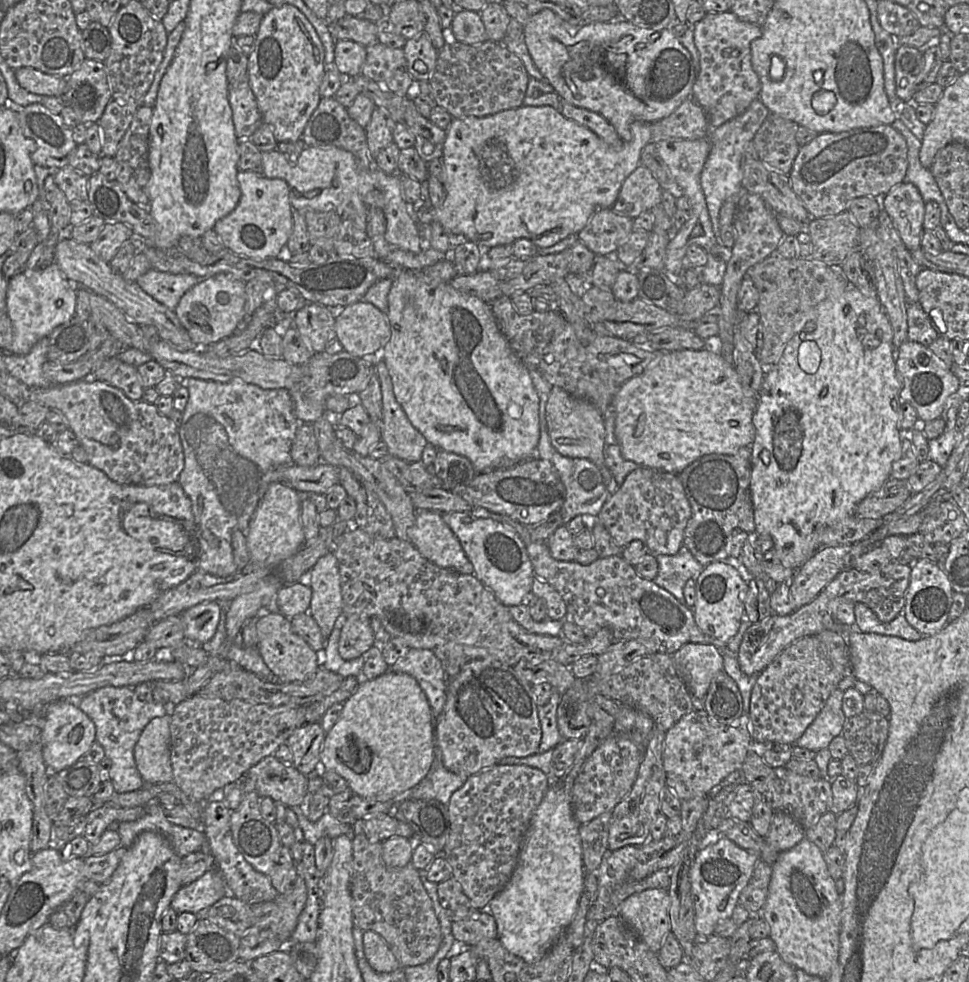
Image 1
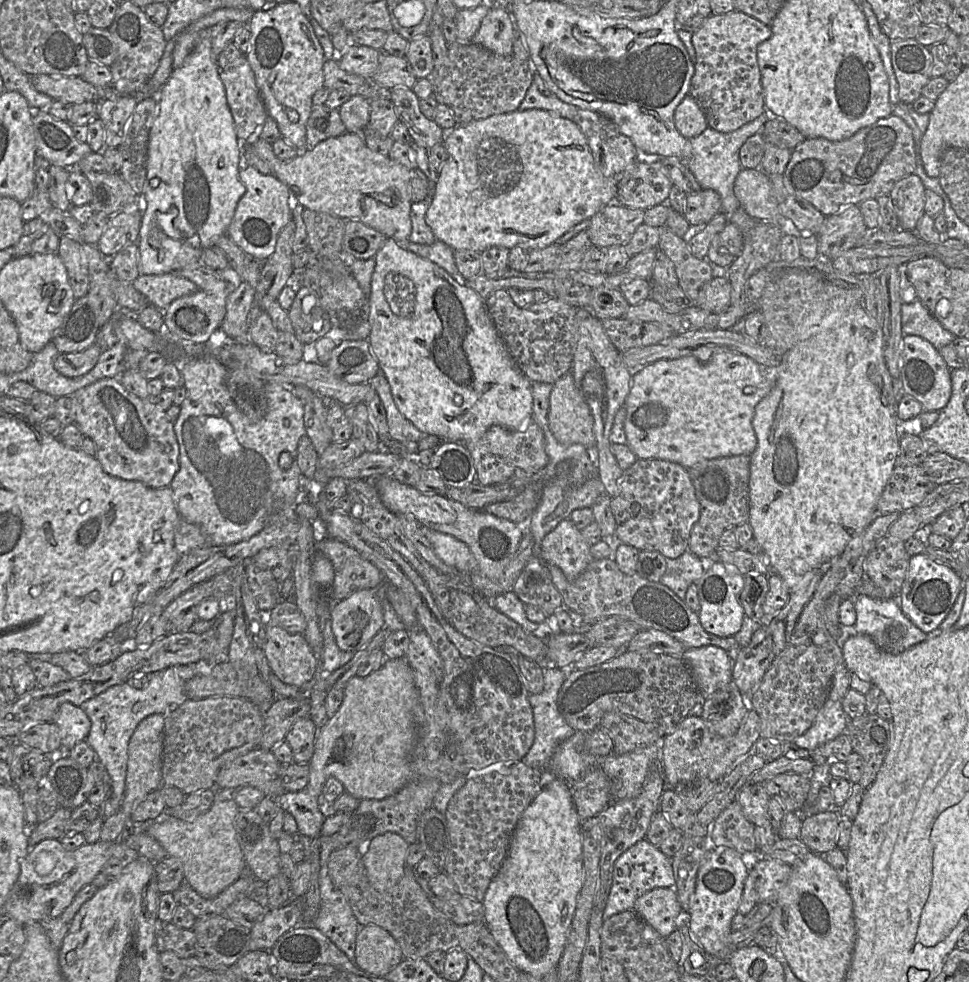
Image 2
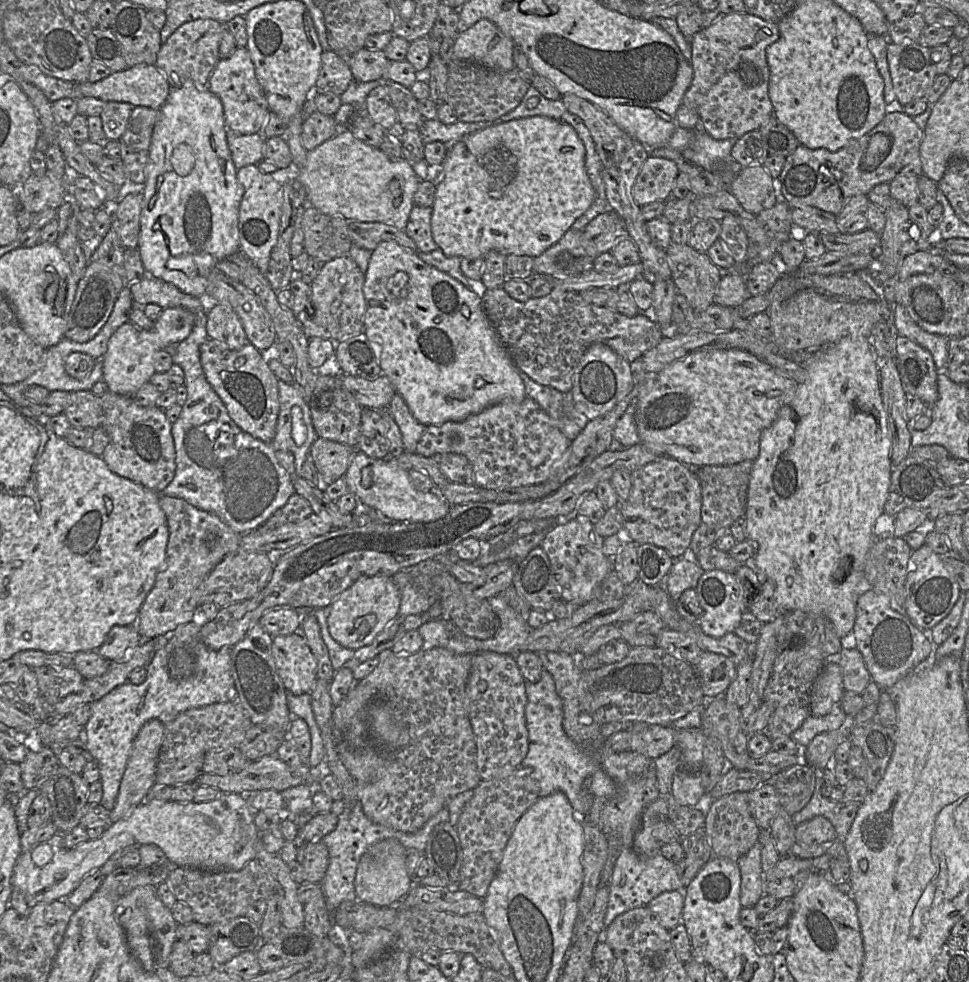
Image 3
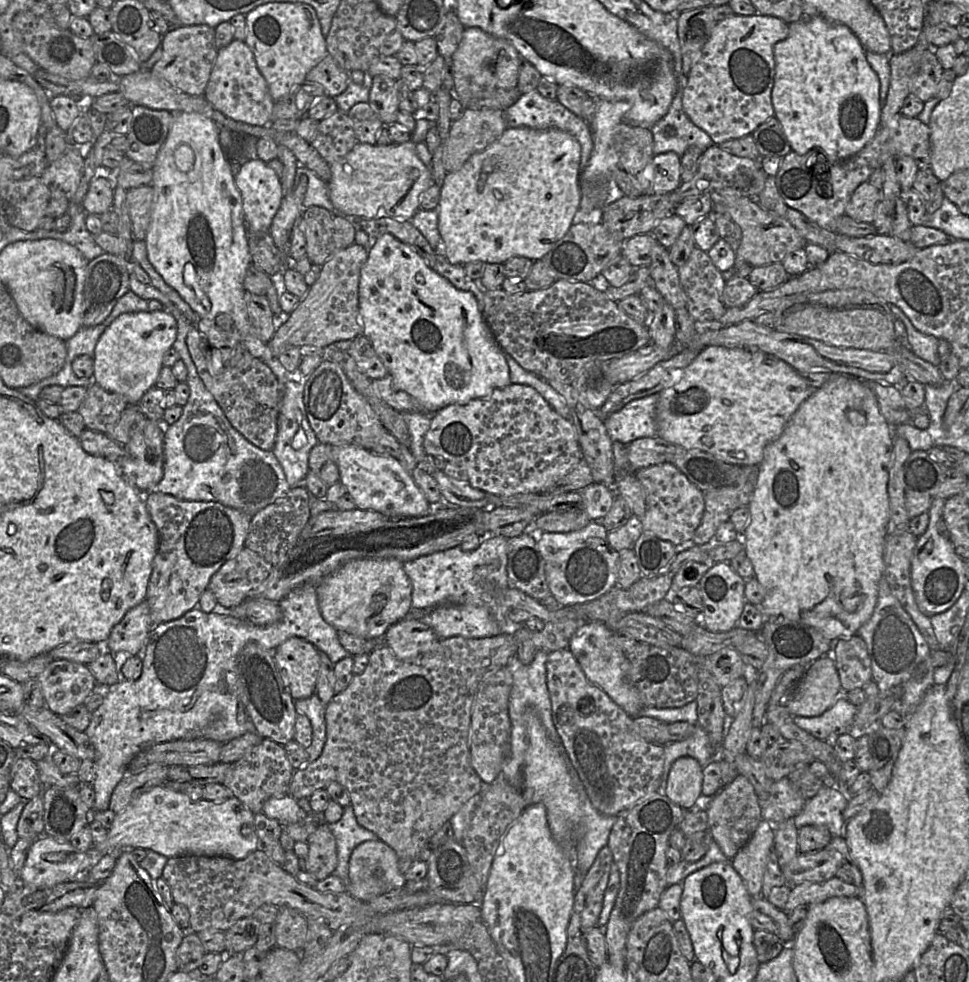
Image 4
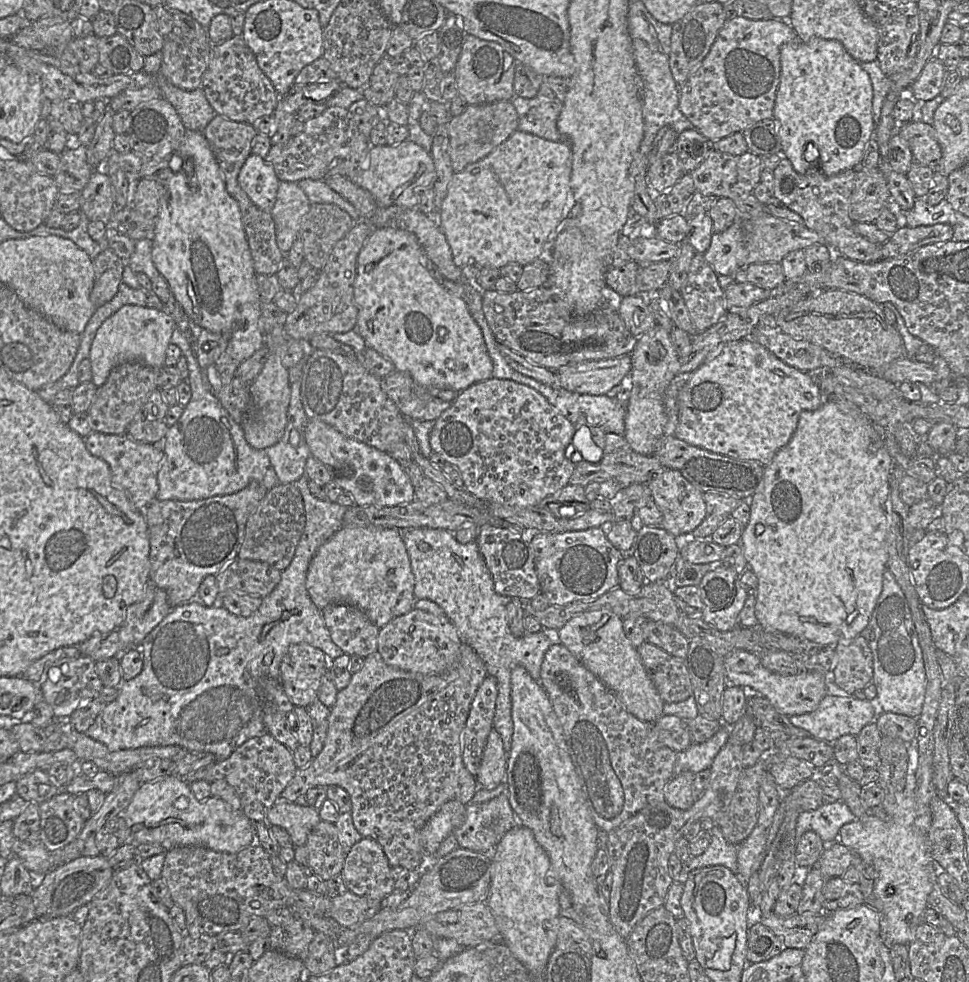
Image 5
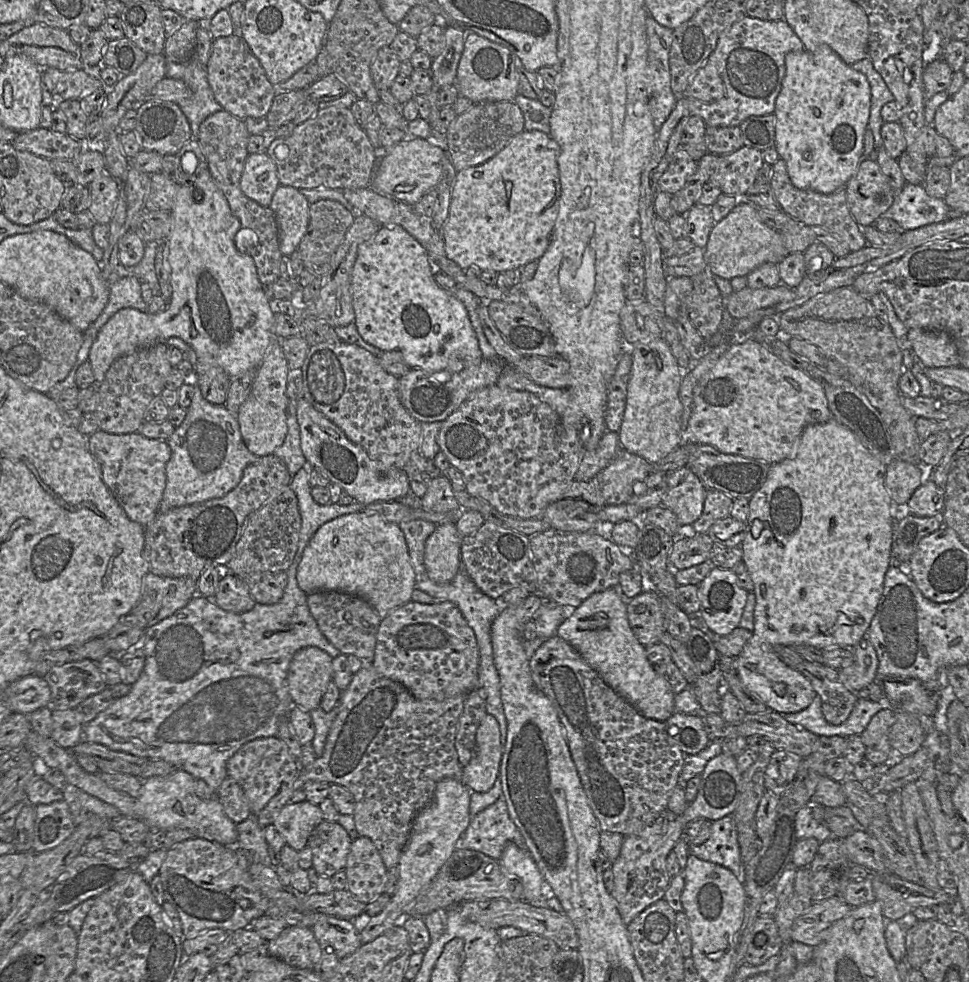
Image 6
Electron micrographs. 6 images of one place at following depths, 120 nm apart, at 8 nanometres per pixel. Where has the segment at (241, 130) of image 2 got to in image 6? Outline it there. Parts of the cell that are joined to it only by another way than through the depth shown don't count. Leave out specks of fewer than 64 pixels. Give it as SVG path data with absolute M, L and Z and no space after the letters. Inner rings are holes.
M238 31L227 37L213 39L207 75L215 100L223 110L241 120L265 117L278 93L277 88L268 80L260 61Z

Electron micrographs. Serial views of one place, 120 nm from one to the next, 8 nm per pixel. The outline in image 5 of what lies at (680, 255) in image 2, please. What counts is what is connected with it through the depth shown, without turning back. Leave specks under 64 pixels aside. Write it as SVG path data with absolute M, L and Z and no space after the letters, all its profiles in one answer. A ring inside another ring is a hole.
M696 253L692 259L687 283L681 293L698 333L711 328L728 313L725 290L720 286L717 273L706 261L703 253Z

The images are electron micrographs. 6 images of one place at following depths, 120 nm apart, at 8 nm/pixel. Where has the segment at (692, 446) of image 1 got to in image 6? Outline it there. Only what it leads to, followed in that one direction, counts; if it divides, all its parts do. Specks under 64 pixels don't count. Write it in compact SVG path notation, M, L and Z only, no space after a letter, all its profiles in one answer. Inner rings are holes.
M750 338L733 344L696 385L689 442L709 444L725 454L773 465L794 456L798 439L808 425L831 418L820 383Z

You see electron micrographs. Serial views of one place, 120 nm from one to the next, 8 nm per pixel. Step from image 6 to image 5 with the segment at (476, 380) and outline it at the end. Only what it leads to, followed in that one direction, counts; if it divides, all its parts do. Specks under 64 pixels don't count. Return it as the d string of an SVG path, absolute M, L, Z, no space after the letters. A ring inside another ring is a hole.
M402 371L384 377L381 385L406 419L421 421L435 421L460 393L421 385L408 372Z

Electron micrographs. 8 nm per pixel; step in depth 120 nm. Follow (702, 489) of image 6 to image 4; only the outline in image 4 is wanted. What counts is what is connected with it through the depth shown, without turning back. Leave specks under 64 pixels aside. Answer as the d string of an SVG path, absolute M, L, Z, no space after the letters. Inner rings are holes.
M669 462L640 469L635 477L644 489L646 499L646 511L640 519L642 532L652 533L675 546L692 540L702 521L705 509L704 492Z

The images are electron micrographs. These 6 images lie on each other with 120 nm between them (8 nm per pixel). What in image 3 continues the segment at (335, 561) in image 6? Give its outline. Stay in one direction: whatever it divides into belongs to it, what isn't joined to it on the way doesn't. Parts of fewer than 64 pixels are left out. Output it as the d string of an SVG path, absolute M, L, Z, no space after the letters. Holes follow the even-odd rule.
M362 576L339 594L327 608L331 636L342 646L356 650L369 645L399 615L401 596L392 577Z

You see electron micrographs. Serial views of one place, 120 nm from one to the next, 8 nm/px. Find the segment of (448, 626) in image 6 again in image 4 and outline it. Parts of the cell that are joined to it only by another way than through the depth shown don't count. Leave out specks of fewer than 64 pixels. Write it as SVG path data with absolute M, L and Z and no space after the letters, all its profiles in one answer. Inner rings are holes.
M403 618L391 625L383 636L383 644L400 660L408 660L430 651L441 639L433 629L415 618Z

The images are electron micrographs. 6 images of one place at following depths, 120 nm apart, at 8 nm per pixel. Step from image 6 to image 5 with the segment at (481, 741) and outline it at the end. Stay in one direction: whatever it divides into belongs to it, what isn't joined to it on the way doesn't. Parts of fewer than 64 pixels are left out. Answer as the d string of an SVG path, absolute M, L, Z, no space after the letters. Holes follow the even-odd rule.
M493 728L488 735L482 760L475 774L480 788L493 789L504 783L507 756L500 734Z

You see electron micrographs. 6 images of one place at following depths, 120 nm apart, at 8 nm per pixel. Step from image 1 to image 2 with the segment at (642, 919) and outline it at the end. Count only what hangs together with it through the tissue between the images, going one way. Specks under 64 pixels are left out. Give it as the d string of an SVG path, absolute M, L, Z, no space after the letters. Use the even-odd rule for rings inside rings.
M654 888L635 901L633 910L666 939L676 930L682 907L675 889Z

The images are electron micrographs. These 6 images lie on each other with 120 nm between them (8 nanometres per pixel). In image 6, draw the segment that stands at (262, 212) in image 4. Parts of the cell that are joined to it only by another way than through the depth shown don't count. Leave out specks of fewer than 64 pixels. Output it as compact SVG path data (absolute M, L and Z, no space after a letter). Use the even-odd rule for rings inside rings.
M266 152L247 156L240 179L244 195L268 207L279 185L276 165Z

